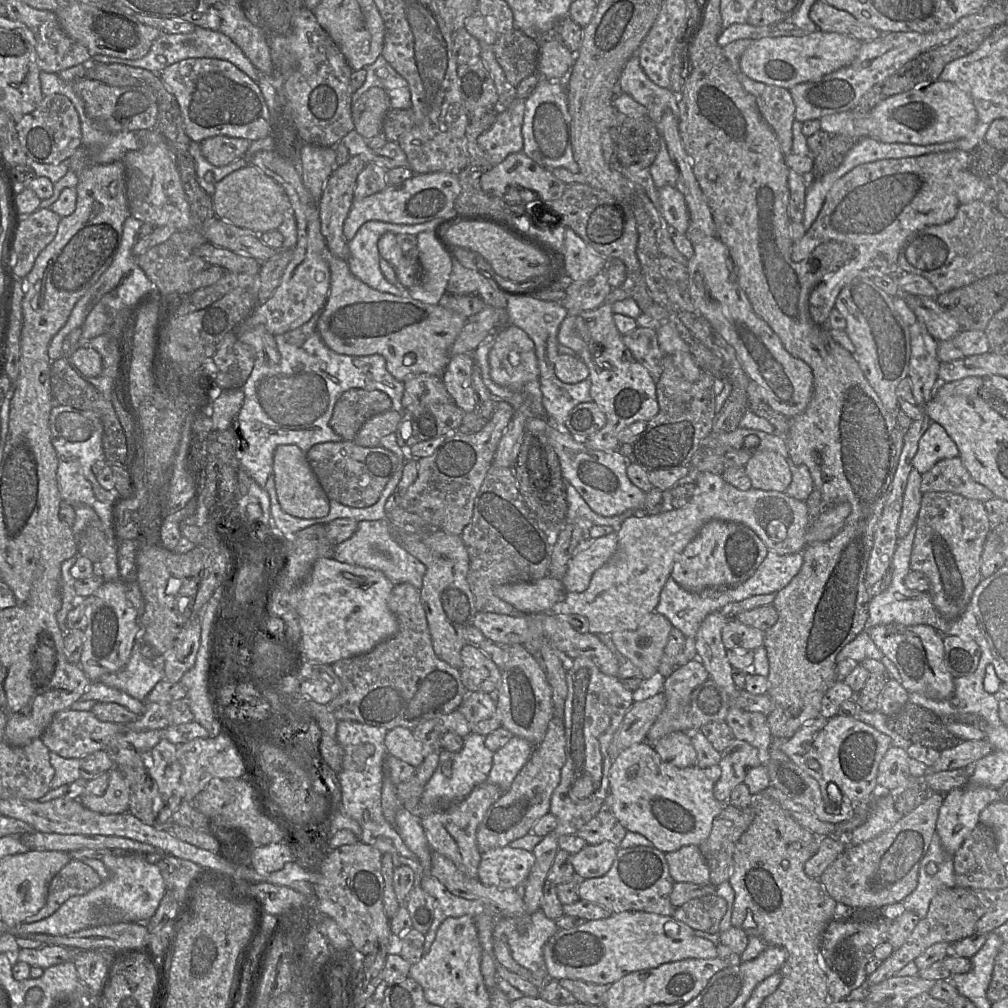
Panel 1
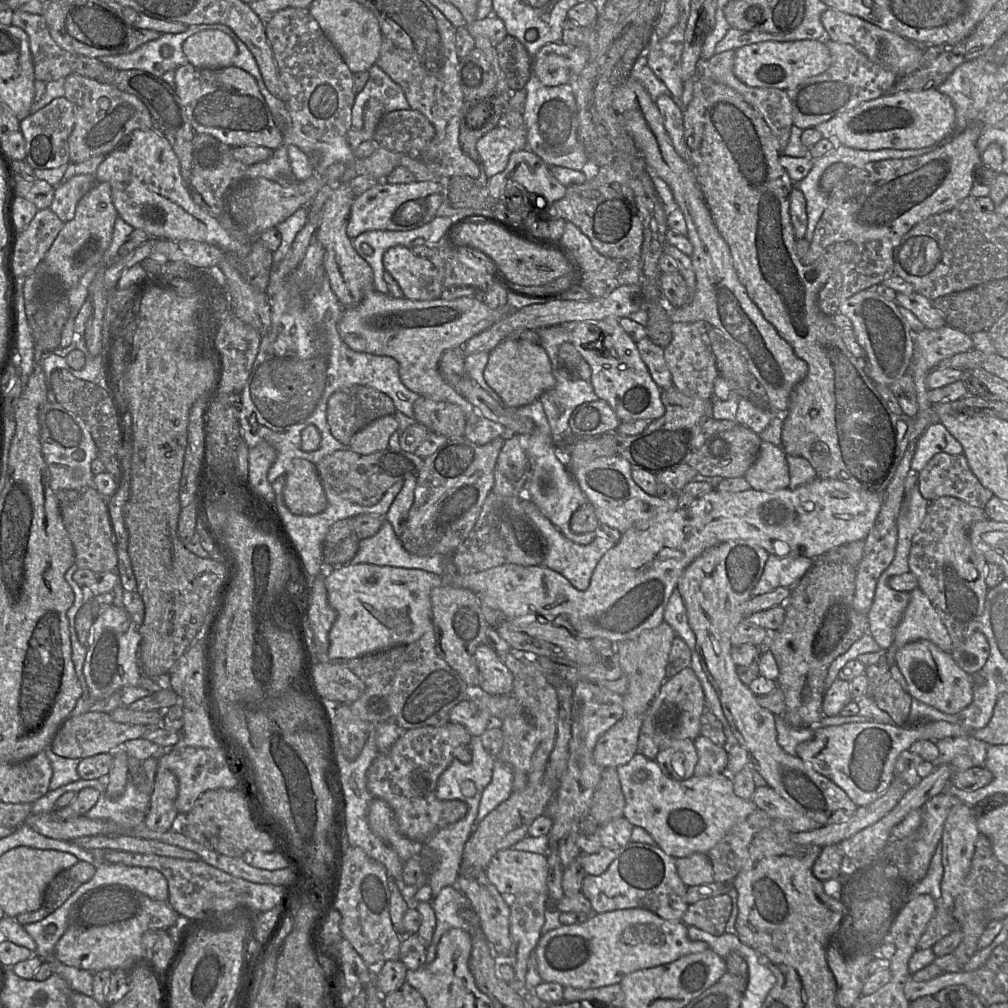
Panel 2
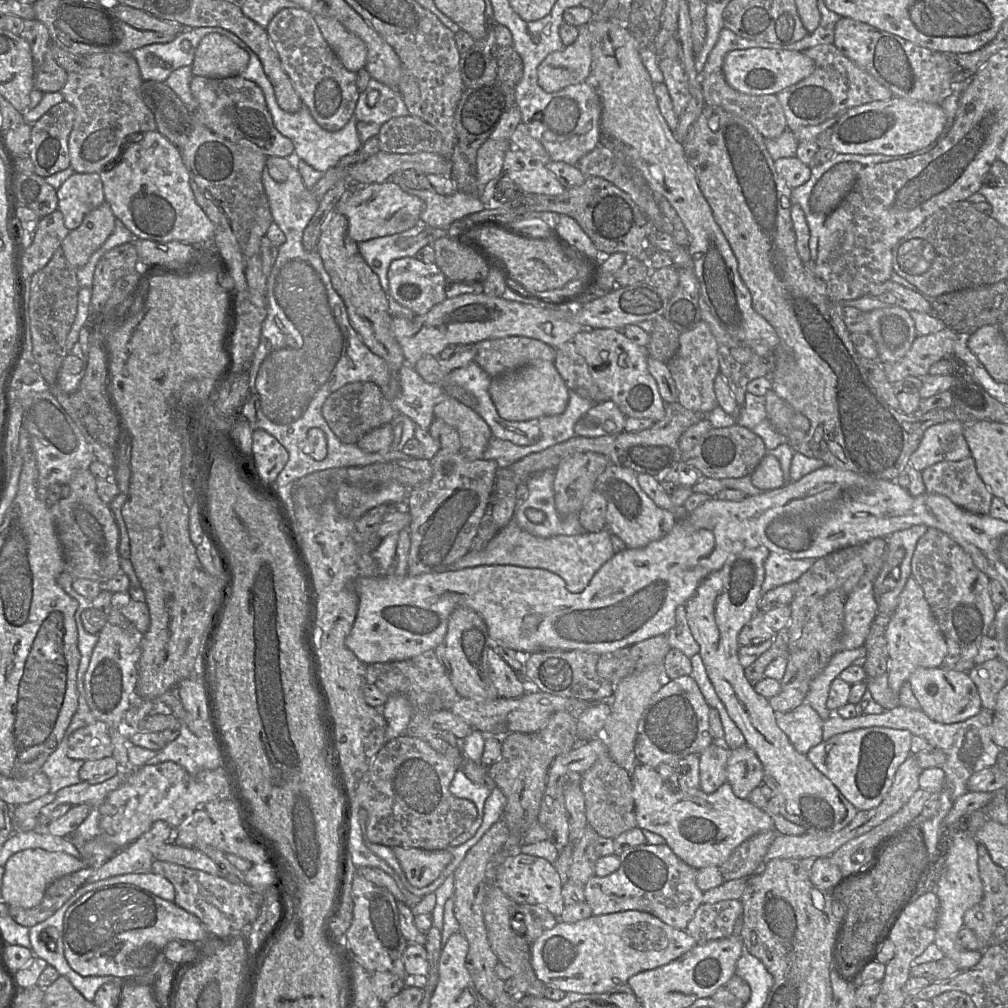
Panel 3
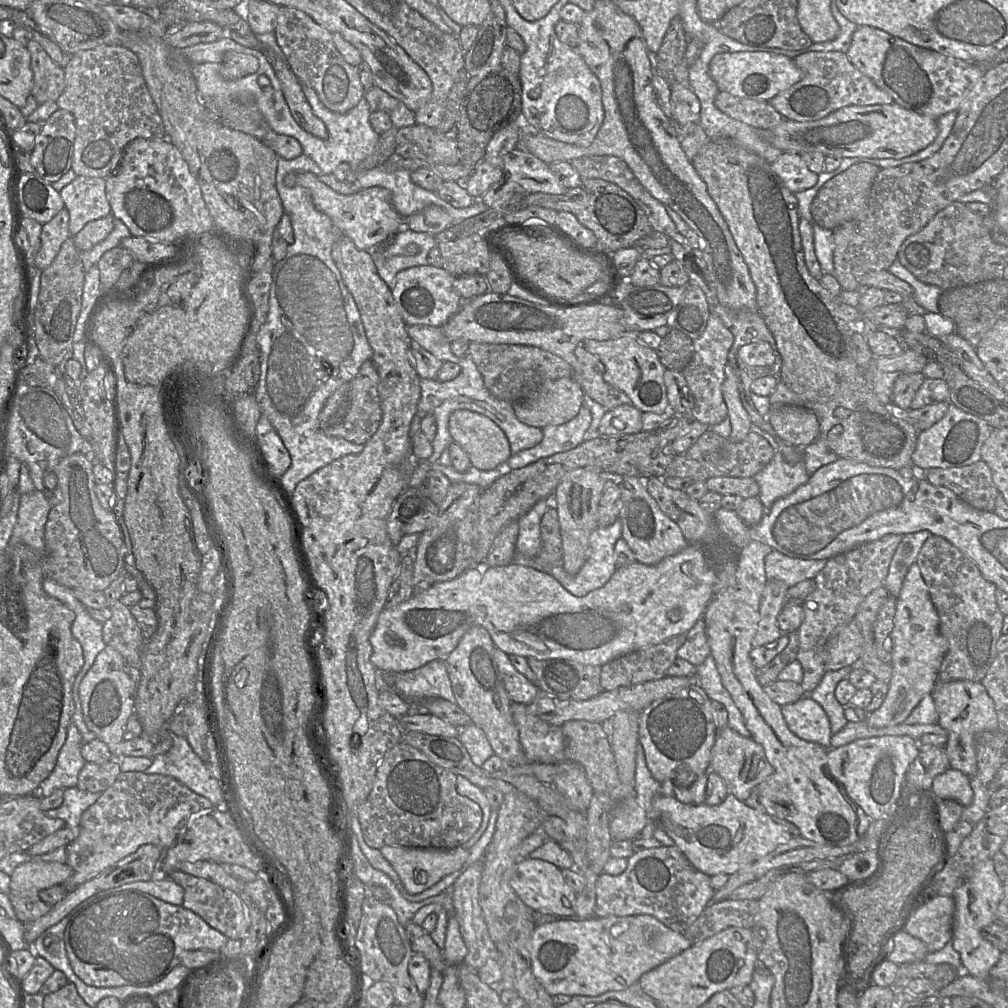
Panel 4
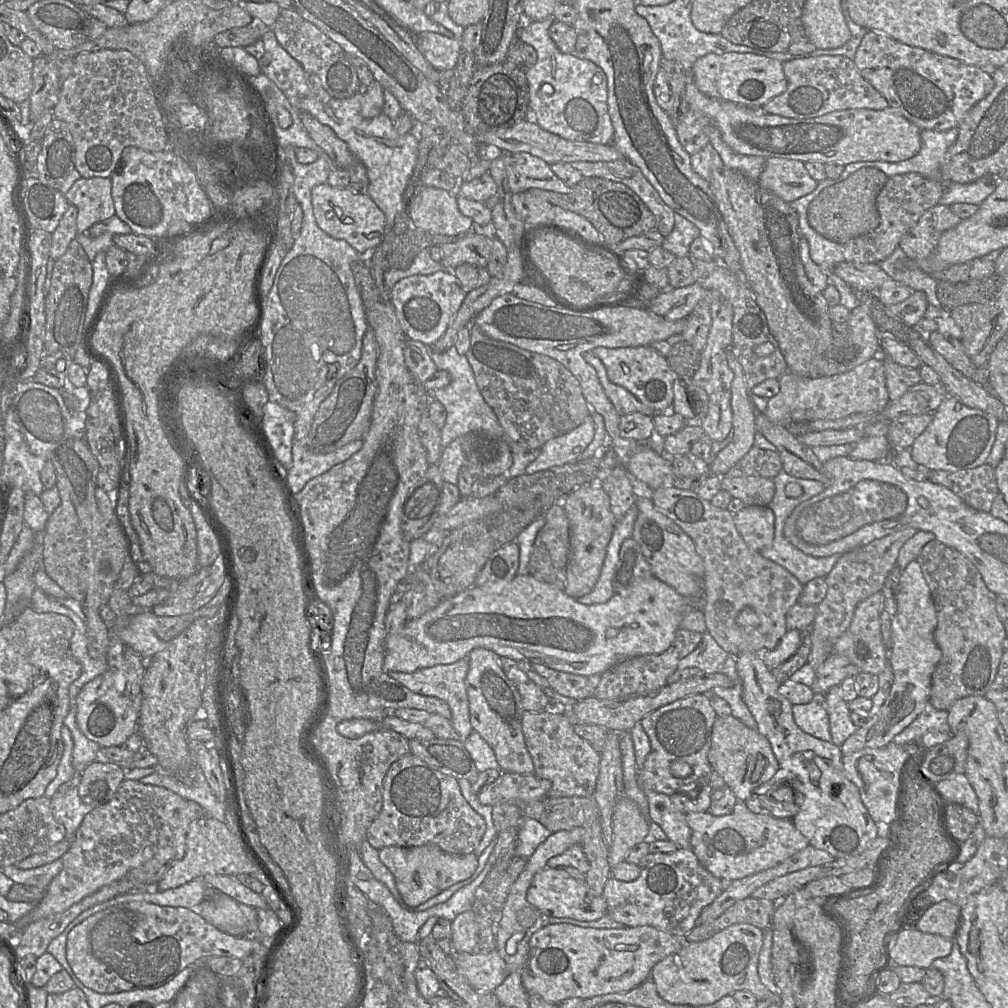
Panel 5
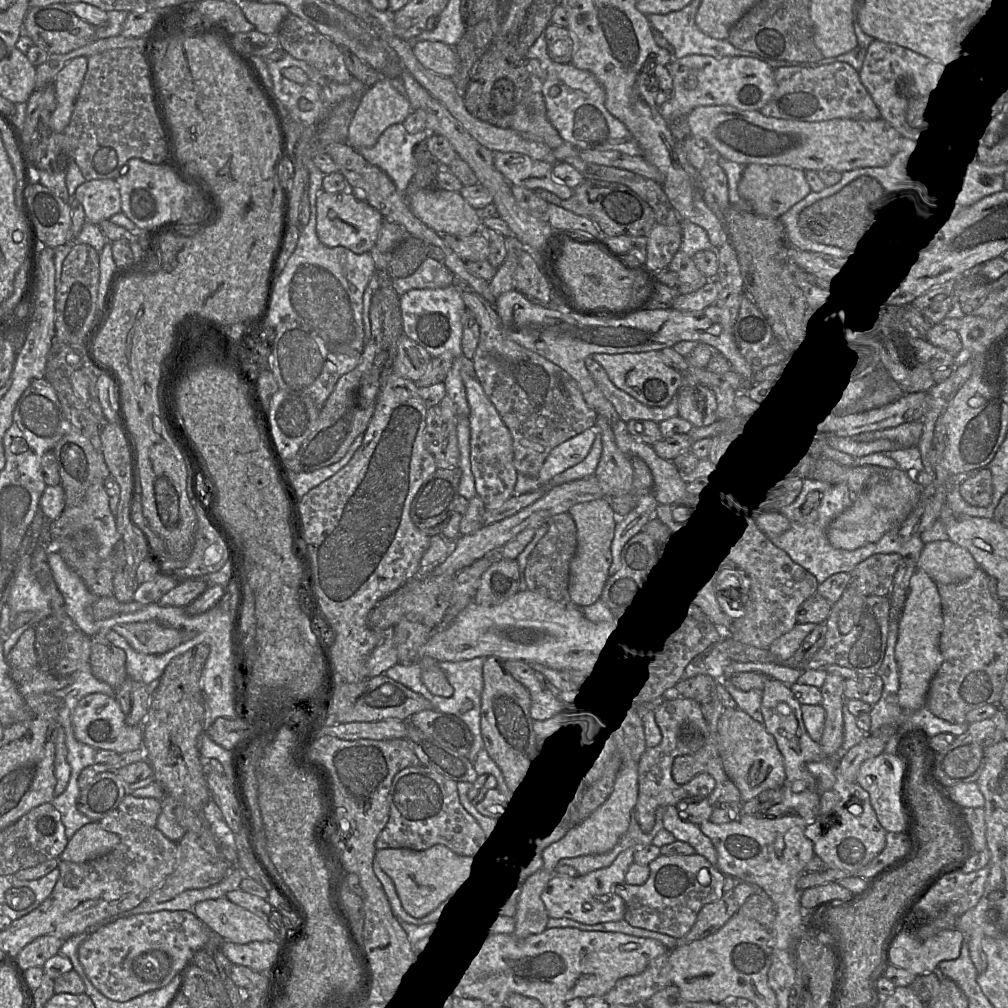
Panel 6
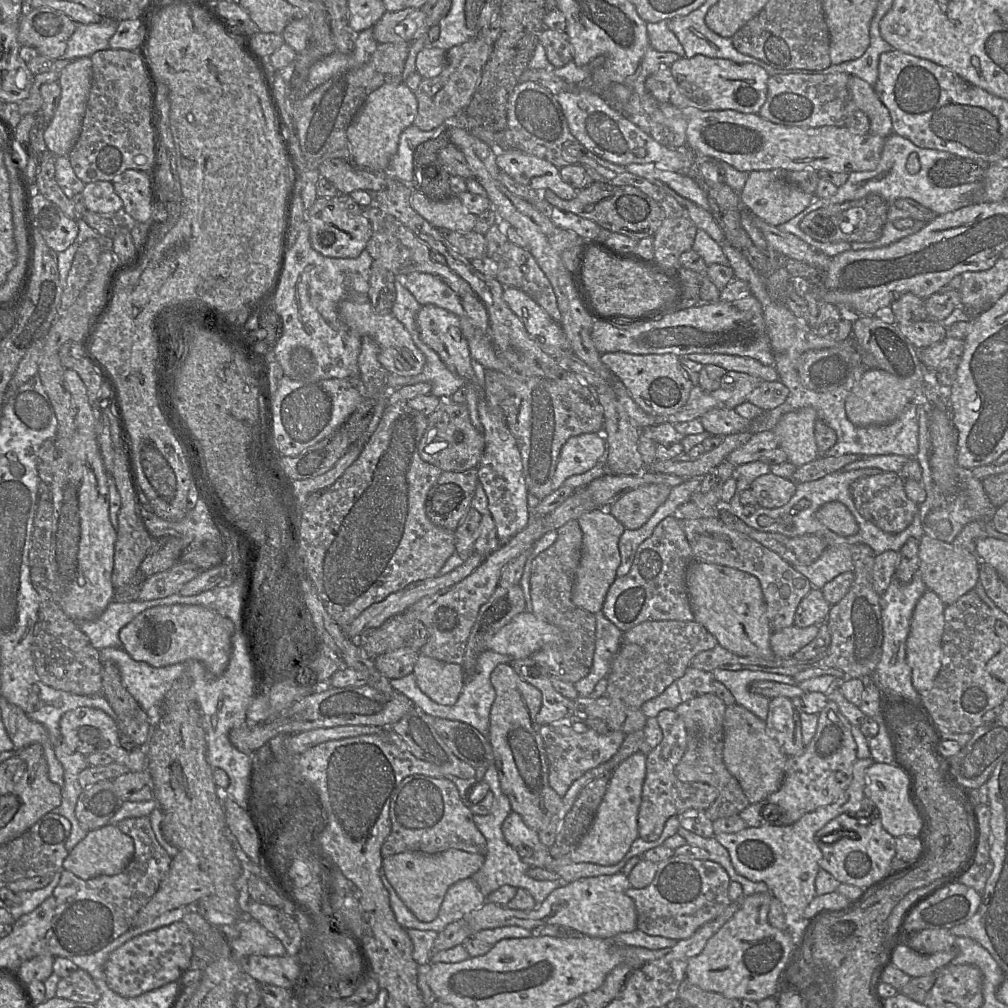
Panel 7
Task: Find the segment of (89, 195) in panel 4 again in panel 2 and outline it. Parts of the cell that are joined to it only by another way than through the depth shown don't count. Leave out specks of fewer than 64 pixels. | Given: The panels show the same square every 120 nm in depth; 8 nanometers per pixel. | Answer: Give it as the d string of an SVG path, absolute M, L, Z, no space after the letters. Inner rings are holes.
M81 174L55 187L54 199L49 207L62 222L71 221L81 198L97 183L95 175Z

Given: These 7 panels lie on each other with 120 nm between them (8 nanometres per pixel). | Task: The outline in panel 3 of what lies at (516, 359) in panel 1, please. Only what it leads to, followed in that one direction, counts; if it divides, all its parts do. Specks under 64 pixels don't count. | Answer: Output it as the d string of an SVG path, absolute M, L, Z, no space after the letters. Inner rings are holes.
M535 361L492 378L489 392L499 415L509 421L527 421L562 414L569 400L569 388L550 361Z

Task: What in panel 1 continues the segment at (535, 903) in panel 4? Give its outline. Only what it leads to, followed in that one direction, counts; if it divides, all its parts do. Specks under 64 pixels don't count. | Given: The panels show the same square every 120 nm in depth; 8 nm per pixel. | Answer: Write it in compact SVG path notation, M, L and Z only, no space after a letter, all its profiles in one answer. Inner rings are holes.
M509 845L481 853L477 879L499 888L514 888L523 882L535 863L532 852Z

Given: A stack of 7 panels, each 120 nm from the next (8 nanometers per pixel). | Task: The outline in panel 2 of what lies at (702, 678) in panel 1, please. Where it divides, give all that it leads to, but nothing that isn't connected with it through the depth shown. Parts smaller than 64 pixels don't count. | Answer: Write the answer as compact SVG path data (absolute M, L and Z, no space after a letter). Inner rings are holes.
M684 668L667 678L644 713L637 743L637 753L655 760L657 754L677 740L694 740L700 735L700 718L706 709L702 685L691 669Z

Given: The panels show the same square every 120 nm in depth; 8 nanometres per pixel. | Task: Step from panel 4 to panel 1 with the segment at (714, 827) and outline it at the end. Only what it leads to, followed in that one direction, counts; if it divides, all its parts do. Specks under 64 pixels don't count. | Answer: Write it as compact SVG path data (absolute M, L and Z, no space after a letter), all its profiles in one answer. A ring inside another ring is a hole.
M644 741L624 749L612 760L605 807L627 831L643 835L652 842L653 847L663 853L673 852L687 845L699 846L710 835L714 819L728 804L718 801L713 793L720 776L719 764L707 768L699 768L697 765L678 768L664 762L654 747Z

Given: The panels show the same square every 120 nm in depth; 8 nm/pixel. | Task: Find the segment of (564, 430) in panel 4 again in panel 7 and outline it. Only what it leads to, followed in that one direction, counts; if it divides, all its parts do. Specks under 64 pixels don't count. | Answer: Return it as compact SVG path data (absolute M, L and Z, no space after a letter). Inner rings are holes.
M602 430L570 437L560 450L552 479L553 490L563 486L568 477L593 468L605 452L606 442Z

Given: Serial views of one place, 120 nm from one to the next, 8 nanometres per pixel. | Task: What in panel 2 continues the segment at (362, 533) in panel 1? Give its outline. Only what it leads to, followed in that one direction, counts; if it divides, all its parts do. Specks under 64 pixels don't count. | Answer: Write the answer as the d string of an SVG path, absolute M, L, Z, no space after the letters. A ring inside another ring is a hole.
M384 519L375 535L360 540L358 551L350 563L419 569L444 575L454 573L454 565L450 569L448 560L448 557L440 555L416 556L409 553L396 536L393 526Z

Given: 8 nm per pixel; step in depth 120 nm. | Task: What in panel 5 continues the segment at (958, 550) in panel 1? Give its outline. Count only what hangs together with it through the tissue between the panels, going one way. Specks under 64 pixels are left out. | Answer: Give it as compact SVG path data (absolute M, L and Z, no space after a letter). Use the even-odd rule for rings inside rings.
M934 539L922 548L916 561L921 567L935 605L937 625L934 640L942 652L932 674L929 702L937 710L948 711L961 698L985 696L997 674L1004 653L1002 643L1007 633L996 611L997 595L987 588L979 570L964 554Z

